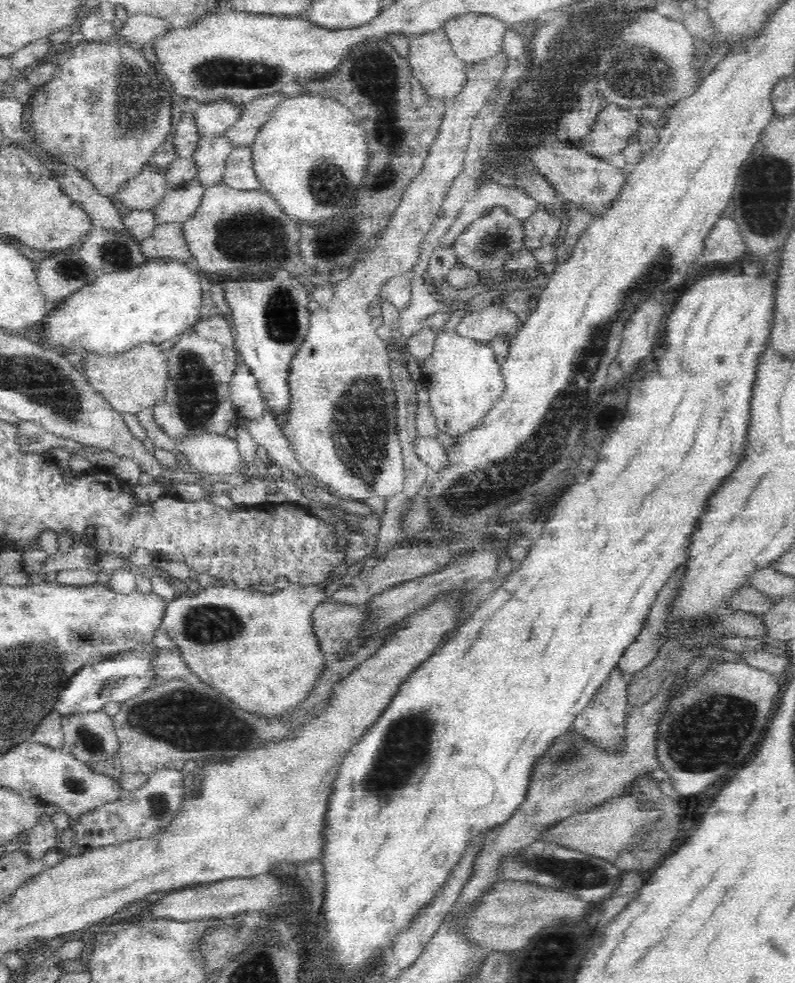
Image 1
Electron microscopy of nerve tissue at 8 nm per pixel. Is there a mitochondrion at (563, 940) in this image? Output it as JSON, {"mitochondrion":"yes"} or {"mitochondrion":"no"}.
{"mitochondrion":"no"}

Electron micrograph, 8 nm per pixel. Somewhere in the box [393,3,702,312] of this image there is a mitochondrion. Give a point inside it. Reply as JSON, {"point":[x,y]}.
{"point":[630,67]}

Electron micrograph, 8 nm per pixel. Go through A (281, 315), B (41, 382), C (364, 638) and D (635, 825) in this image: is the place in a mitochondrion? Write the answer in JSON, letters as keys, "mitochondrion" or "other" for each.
{"A":"mitochondrion","B":"mitochondrion","C":"other","D":"other"}

